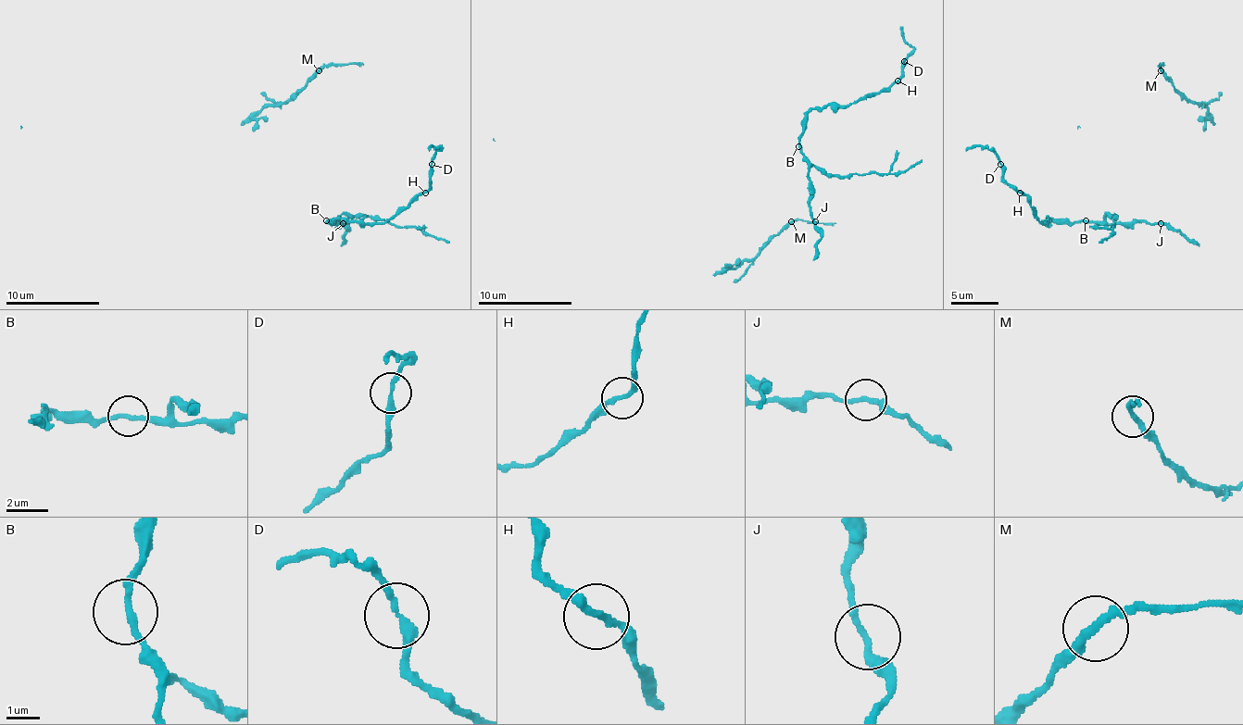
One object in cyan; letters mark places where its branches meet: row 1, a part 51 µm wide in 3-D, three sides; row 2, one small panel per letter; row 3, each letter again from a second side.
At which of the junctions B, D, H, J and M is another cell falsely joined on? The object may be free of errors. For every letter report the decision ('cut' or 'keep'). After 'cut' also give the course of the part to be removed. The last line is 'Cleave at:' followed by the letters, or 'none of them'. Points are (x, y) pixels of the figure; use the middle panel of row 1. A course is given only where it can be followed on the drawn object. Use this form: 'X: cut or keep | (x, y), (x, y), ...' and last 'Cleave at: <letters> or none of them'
B: keep
D: keep
H: keep
J: keep
M: keep
Cleave at: none of them

